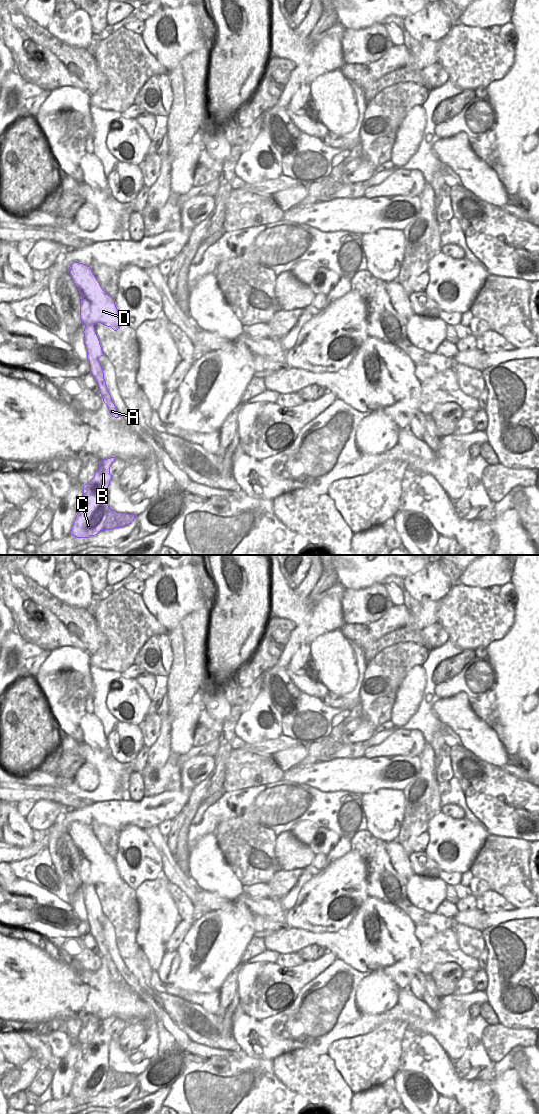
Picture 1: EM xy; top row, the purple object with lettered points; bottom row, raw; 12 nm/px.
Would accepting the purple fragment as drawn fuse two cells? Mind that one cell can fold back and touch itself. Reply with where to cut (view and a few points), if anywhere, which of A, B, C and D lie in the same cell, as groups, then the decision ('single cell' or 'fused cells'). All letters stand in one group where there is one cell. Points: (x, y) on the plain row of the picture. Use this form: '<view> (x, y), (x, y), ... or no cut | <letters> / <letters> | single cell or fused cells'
xy (93, 885), (87, 884), (85, 886) | A B C / D | fused cells

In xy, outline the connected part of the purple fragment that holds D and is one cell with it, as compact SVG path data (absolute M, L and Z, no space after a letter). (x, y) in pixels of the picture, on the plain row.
M73 822L68 829L68 834L82 856L80 861L82 884L94 886L101 883L117 891L124 881L118 873L115 859L103 850L91 827Z

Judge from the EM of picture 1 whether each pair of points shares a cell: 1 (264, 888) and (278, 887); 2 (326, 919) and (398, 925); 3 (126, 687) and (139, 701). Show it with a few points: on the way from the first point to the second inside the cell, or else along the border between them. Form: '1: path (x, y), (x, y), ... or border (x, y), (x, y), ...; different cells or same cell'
1: border (267, 883), (271, 889), (271, 894), (275, 898); different cells
2: border (363, 901), (352, 920), (344, 928), (329, 932); different cells
3: path (128, 691), (135, 698); same cell

